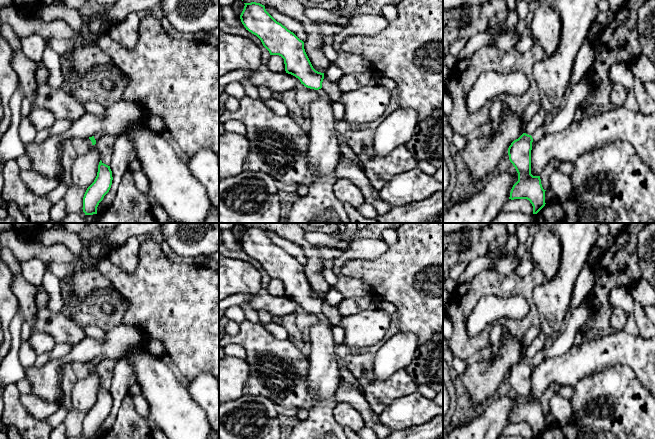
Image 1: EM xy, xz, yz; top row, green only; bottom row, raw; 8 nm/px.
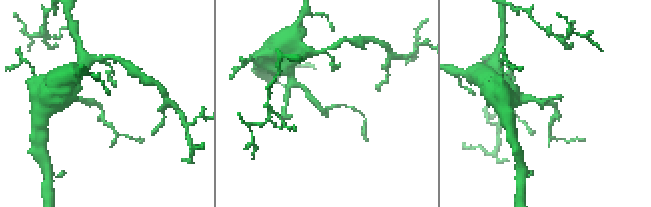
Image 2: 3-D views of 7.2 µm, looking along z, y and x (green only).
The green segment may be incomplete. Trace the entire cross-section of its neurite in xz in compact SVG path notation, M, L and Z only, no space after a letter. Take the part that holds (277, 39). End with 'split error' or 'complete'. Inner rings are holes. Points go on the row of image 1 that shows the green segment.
M244 3L240 19L246 30L256 35L270 55L284 59L285 71L298 78L305 87L317 91L332 106L333 101L322 89L324 73L316 71L304 49L304 42L281 23L277 22L265 9L256 3Z | split error

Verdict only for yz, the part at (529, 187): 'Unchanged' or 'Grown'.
Grown

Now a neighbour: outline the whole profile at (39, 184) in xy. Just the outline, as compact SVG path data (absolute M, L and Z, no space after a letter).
M35 170L20 171L20 176L27 187L39 197L45 197L53 191L60 180L43 175Z

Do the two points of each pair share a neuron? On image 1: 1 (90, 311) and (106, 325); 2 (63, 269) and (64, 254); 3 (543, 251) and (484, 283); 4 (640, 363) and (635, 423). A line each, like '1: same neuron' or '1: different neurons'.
1: same neuron
2: different neurons
3: different neurons
4: different neurons

